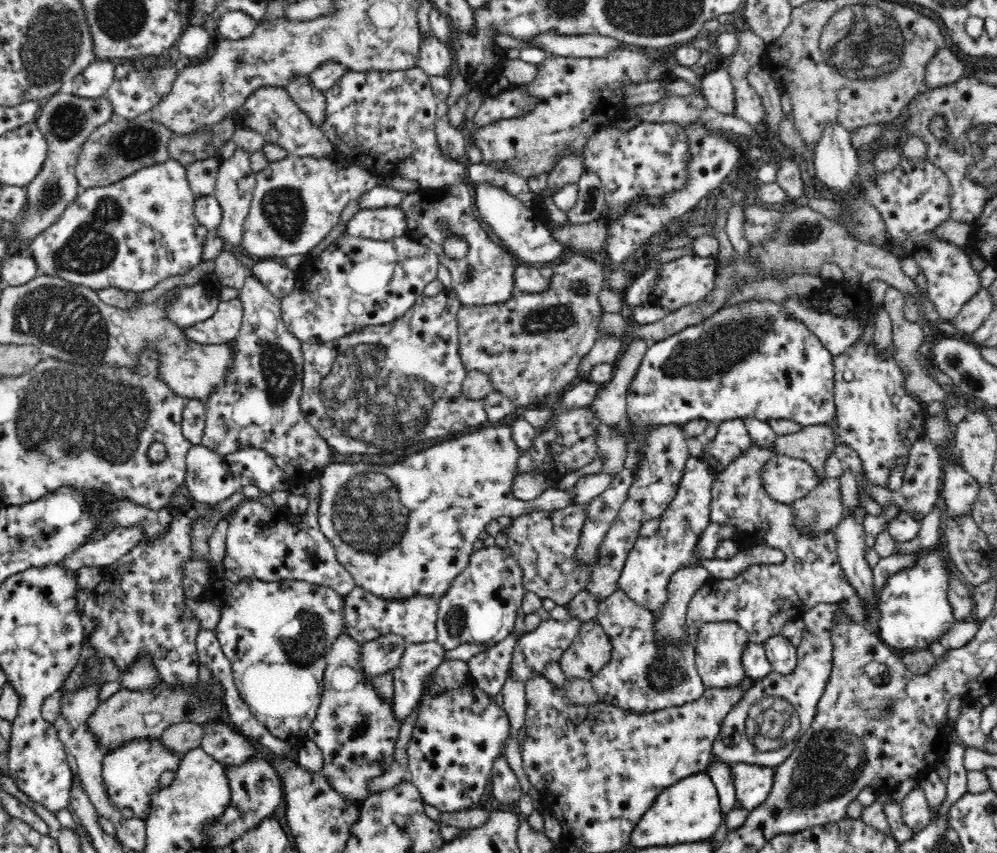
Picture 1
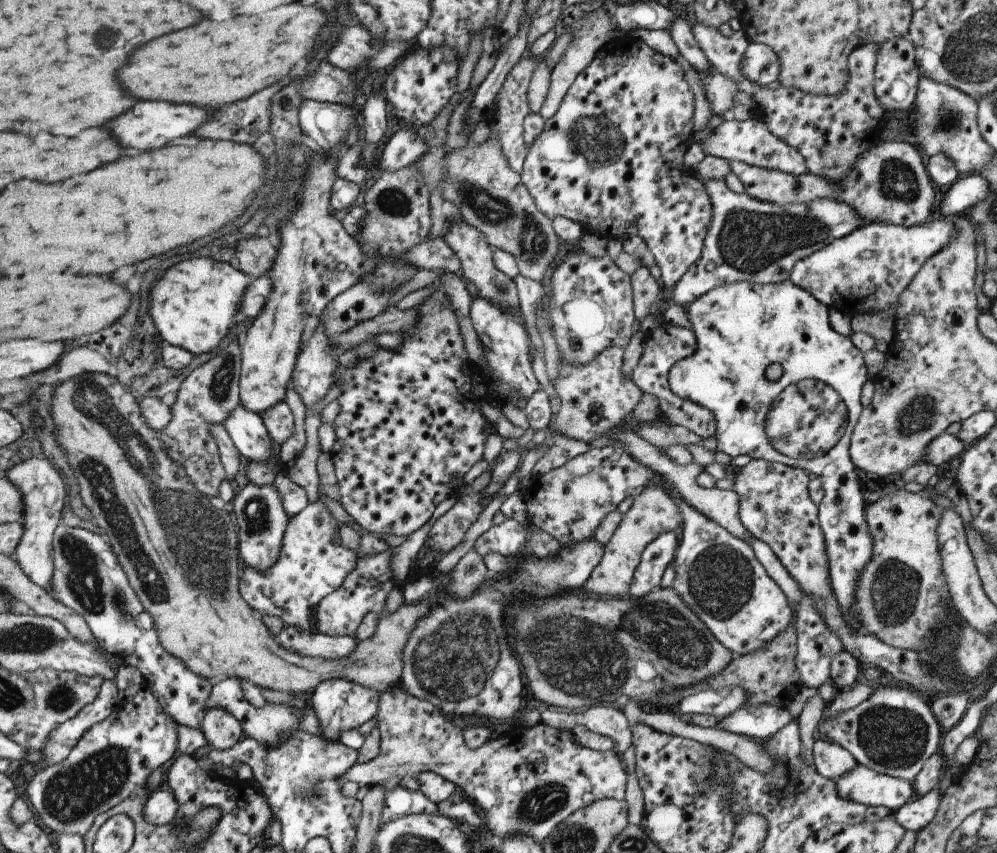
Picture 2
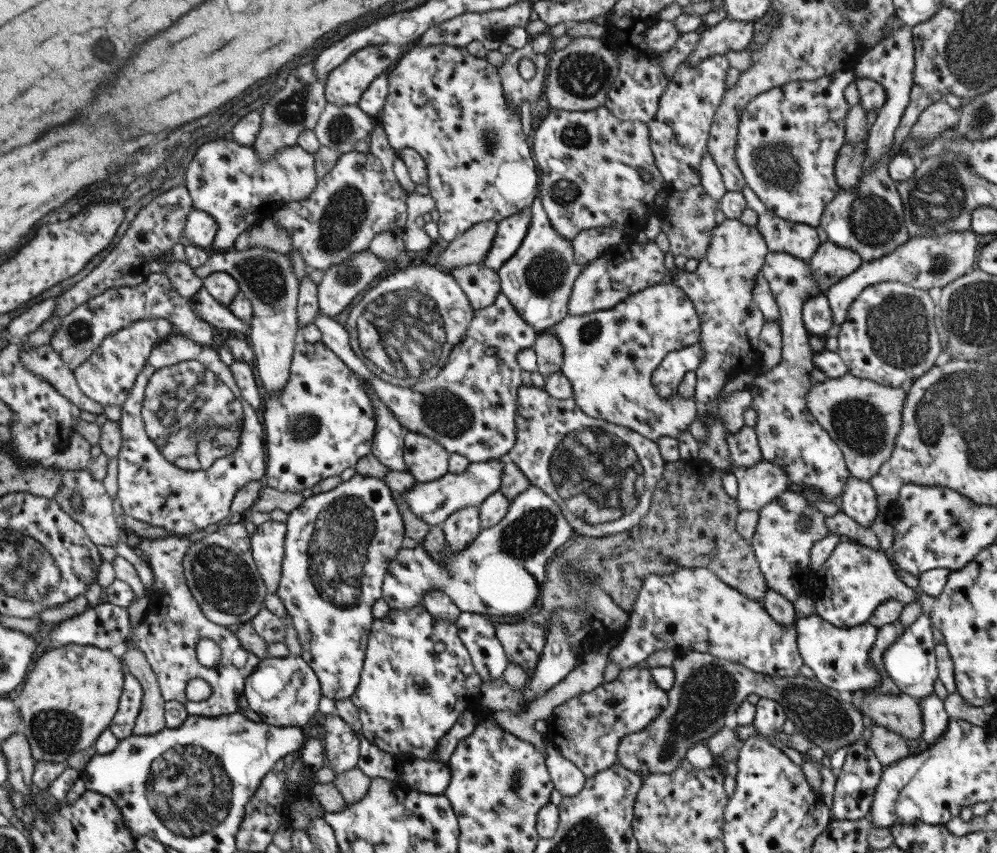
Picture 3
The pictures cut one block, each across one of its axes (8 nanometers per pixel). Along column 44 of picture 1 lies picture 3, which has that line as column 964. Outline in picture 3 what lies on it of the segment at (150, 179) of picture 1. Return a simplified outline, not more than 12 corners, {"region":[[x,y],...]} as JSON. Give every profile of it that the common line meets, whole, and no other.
{"region":[[969,228],[908,237],[824,295],[833,324],[863,288],[941,289],[972,269]]}

